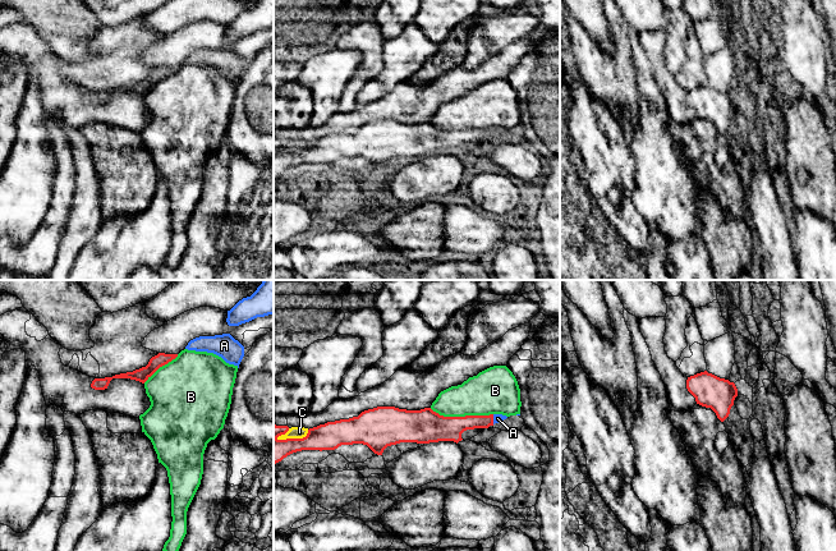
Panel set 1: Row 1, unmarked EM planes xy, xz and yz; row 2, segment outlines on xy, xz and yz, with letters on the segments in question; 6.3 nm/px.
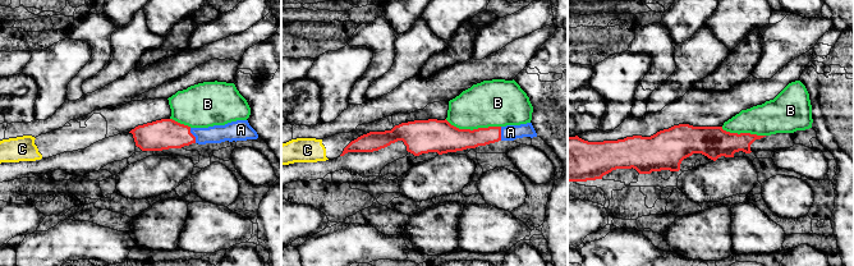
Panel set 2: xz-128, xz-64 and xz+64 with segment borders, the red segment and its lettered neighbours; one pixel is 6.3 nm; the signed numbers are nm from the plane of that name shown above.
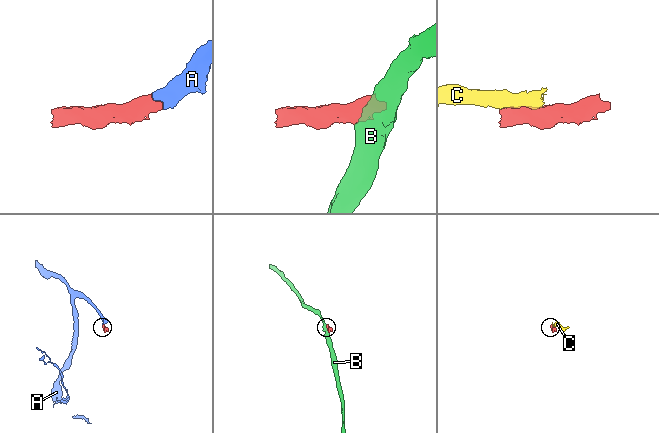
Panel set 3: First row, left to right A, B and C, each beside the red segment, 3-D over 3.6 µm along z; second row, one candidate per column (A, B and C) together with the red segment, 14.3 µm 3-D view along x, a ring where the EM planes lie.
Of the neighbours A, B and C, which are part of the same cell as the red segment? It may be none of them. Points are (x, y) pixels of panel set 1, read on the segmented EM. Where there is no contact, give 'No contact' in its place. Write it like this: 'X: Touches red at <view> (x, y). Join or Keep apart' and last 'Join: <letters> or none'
A: Touches red at xz (492, 419). Join
B: Touches red at xz (462, 417). Keep apart
C: Touches red at xz (293, 439). Keep apart
Join: A

